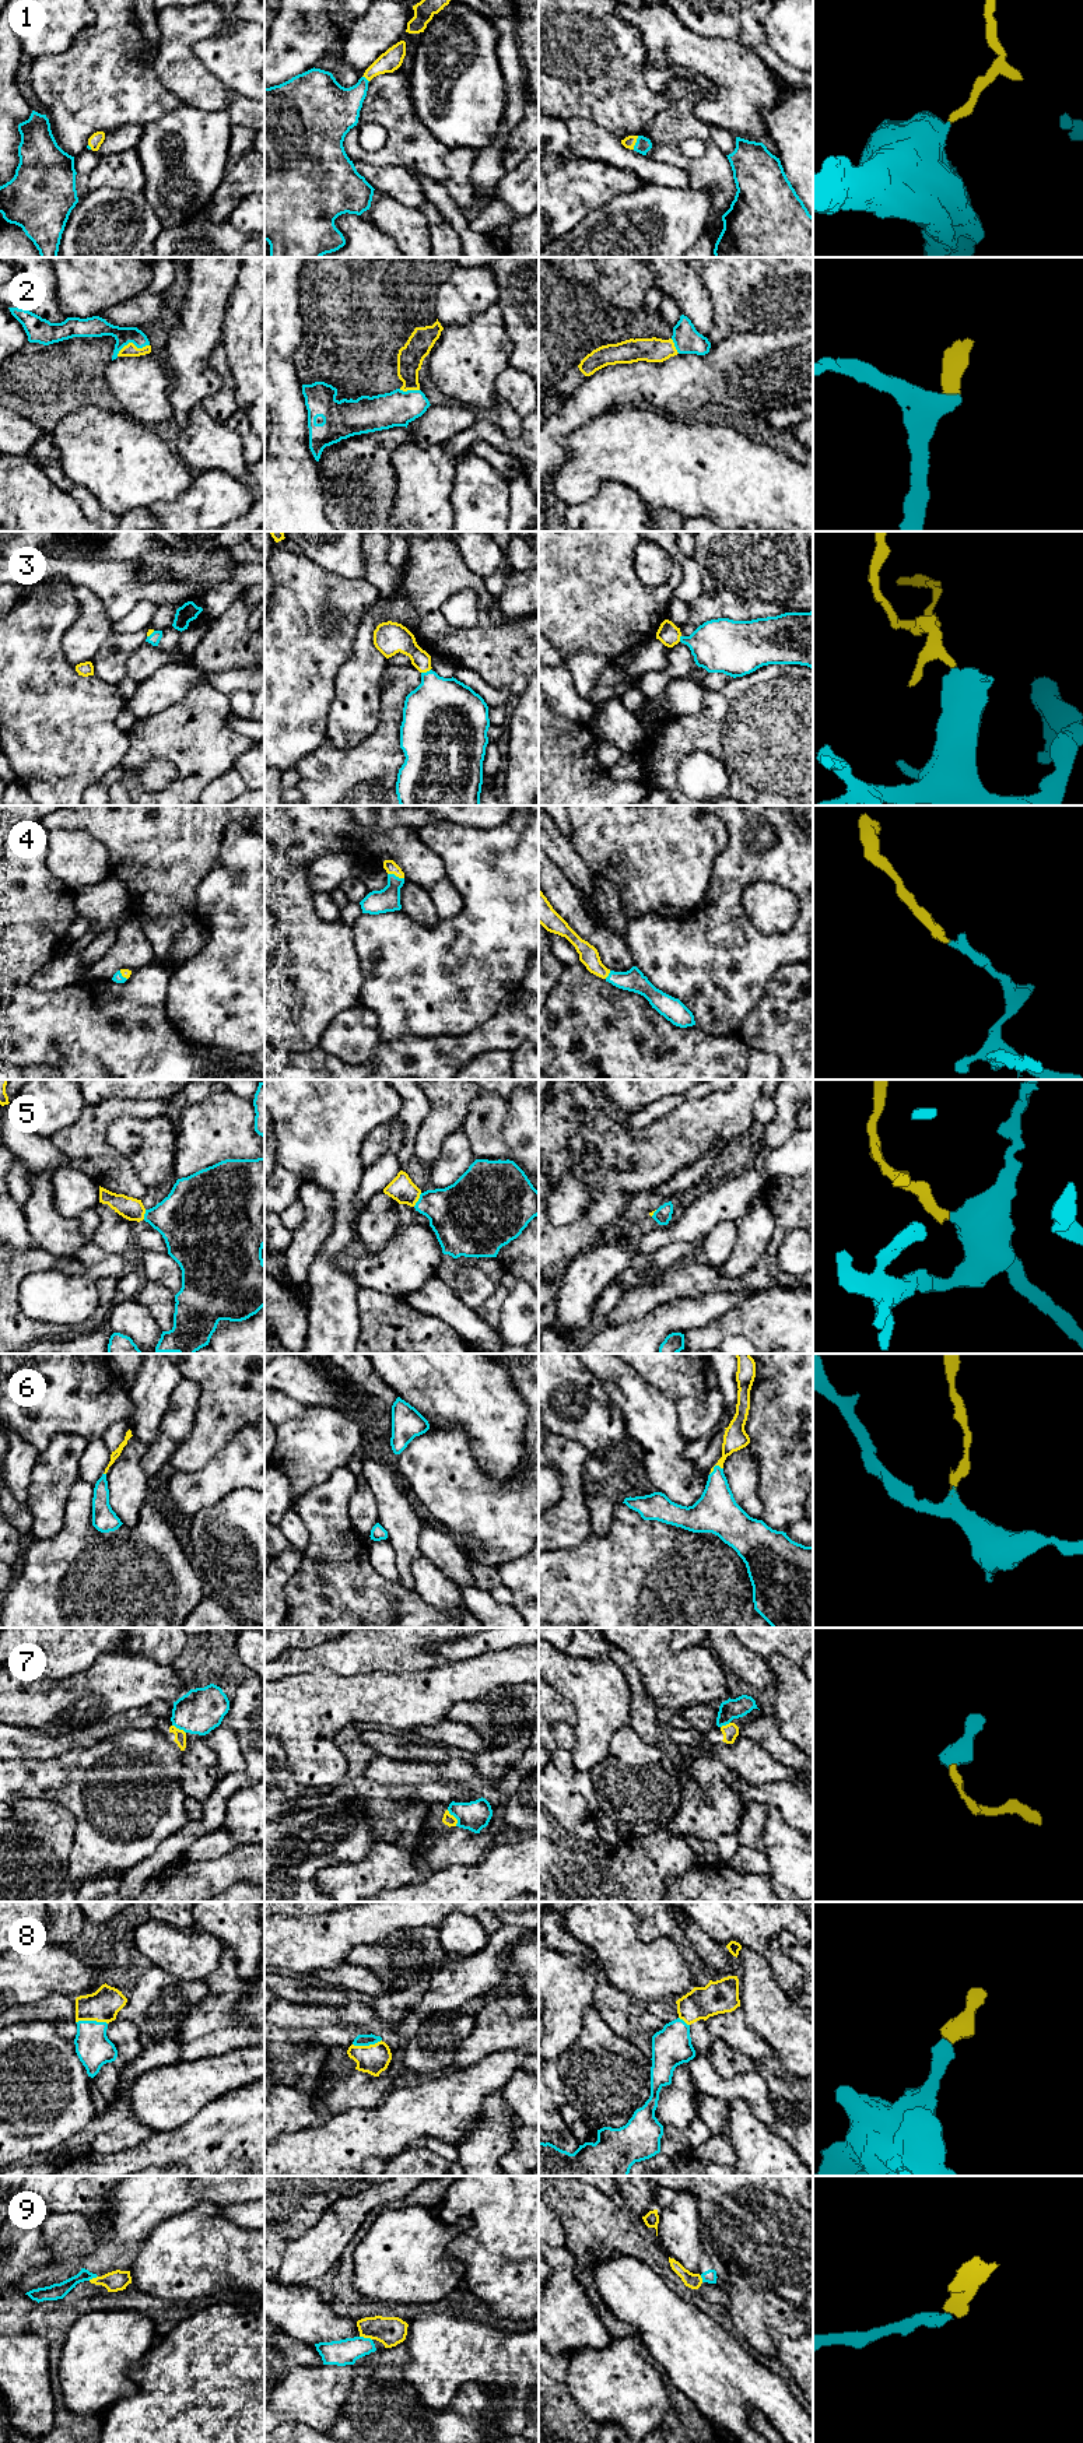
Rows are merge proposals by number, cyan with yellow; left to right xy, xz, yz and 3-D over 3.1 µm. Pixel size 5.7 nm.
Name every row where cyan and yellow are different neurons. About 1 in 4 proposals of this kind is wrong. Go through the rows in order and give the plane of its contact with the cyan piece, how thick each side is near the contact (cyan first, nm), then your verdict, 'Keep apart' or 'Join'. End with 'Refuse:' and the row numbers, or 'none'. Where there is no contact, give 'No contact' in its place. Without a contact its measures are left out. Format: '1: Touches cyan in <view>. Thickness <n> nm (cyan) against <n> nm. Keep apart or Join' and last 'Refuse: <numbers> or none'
1: Touches cyan in yz. Thickness 90 nm (cyan) against 70 nm. Join
2: Touches cyan in xy. Thickness 120 nm (cyan) against 80 nm. Join
3: Touches cyan in xz. Thickness 400 nm (cyan) against 150 nm. Join
4: Touches cyan in xz. Thickness 140 nm (cyan) against 70 nm. Join
5: Touches cyan in xz. Thickness 360 nm (cyan) against 150 nm. Join
6: Touches cyan in yz. Thickness 240 nm (cyan) against 140 nm. Join
7: Touches cyan in xz. Thickness 170 nm (cyan) against 70 nm. Keep apart
8: Touches cyan in xy. Thickness 200 nm (cyan) against 190 nm. Join
9: Touches cyan in xz. Thickness 150 nm (cyan) against 160 nm. Keep apart
Refuse: 7, 9

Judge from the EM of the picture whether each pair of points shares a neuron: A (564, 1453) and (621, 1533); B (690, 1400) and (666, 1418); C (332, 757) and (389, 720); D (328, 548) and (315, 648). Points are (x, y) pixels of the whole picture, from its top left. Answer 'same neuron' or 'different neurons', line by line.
A: different neurons
B: different neurons
C: same neuron
D: different neurons

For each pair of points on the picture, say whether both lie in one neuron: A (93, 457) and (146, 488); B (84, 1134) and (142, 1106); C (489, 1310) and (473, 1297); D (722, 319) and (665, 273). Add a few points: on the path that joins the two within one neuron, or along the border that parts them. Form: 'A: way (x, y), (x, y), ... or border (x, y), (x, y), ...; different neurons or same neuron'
A: way (105, 457), (115, 457), (133, 476); same neuron
B: way (98, 1120), (115, 1106), (128, 1106); same neuron
C: border (498, 1284), (475, 1309); different neurons
D: border (703, 281), (714, 311), (714, 323), (708, 337); different neurons

